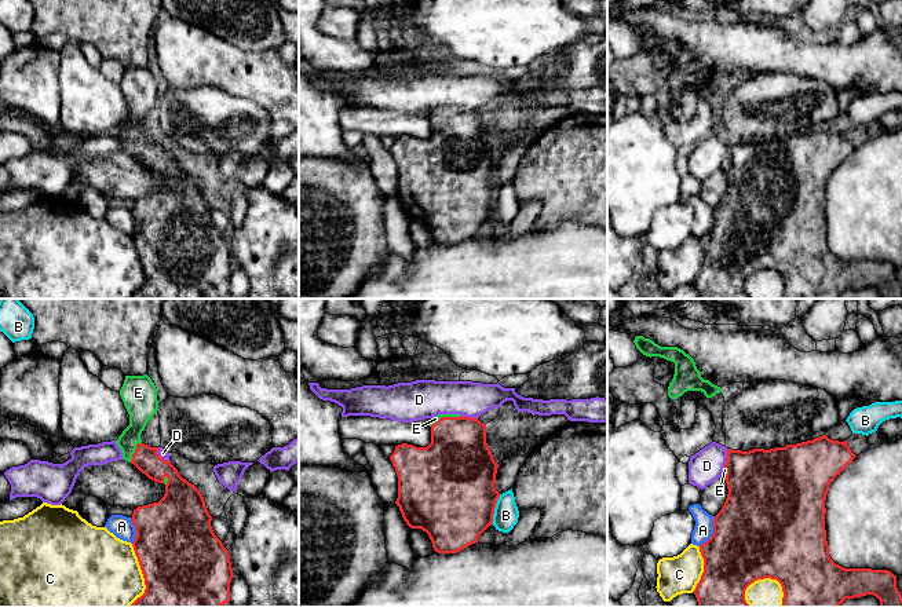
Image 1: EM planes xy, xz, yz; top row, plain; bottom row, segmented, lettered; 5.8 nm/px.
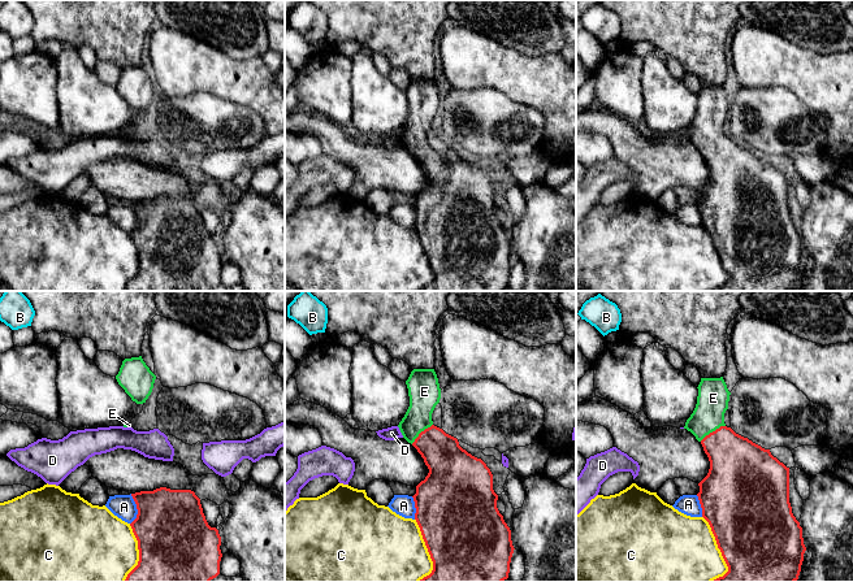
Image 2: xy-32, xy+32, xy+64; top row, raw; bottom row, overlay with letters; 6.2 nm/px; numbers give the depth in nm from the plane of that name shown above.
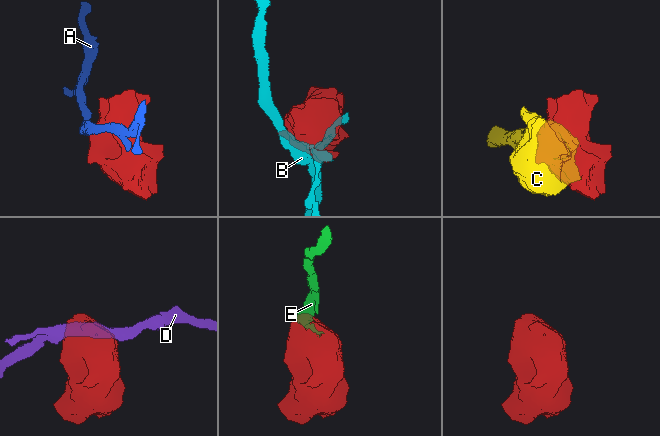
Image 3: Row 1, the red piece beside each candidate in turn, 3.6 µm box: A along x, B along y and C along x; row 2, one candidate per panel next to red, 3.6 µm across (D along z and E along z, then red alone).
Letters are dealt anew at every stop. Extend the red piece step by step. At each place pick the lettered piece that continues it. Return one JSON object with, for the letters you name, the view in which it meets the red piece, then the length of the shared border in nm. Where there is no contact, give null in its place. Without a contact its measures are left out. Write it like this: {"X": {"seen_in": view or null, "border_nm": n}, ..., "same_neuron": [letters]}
{"E": {"seen_in": "xz", "border_nm": 190}, "same_neuron": ["E"]}

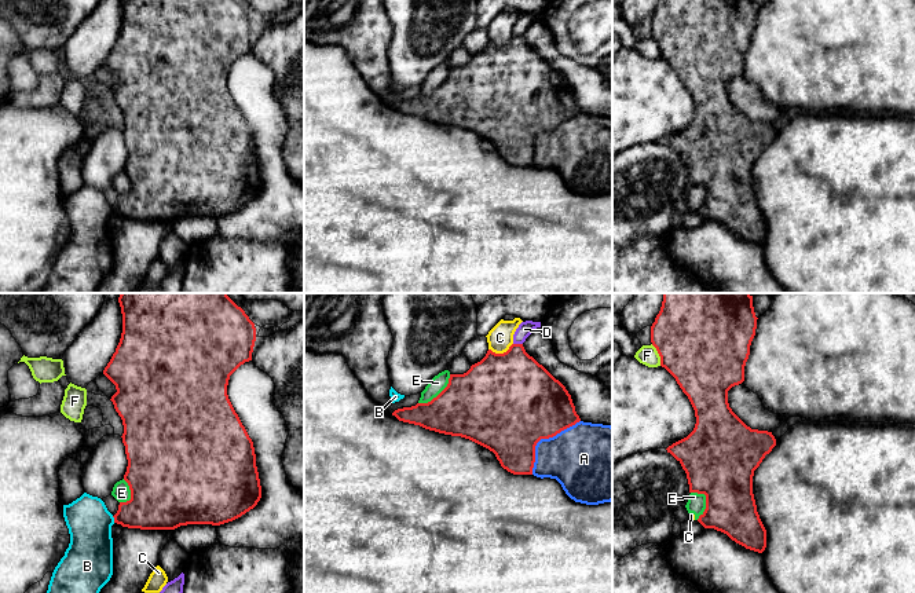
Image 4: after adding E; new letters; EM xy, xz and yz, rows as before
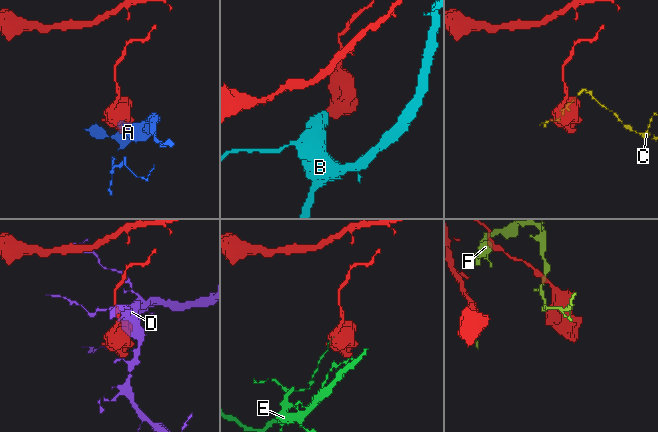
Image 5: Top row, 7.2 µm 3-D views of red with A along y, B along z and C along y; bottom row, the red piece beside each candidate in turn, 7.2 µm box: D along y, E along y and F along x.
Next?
{"same_neuron": []}

